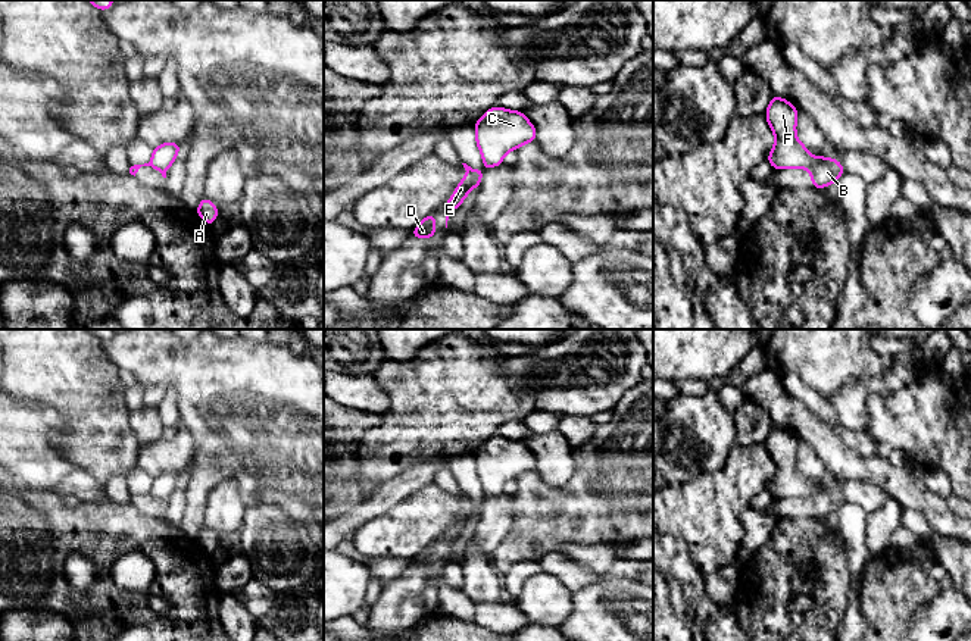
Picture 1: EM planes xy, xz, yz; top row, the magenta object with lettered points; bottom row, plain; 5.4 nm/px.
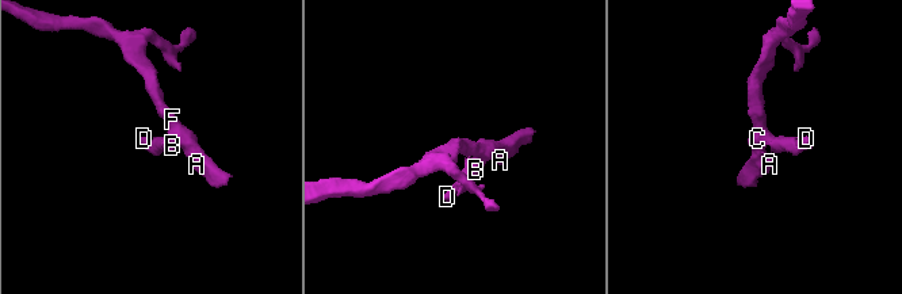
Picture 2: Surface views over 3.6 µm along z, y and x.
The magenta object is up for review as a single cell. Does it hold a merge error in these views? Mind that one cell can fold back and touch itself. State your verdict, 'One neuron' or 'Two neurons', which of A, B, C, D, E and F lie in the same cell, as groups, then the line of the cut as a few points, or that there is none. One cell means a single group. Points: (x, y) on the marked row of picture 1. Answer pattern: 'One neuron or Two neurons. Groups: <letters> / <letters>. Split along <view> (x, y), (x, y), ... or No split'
Two neurons. Groups: A C F / B D E. Split along yz (817, 158), (806, 165), (787, 165), (783, 168)

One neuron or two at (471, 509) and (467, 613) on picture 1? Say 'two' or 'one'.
two

